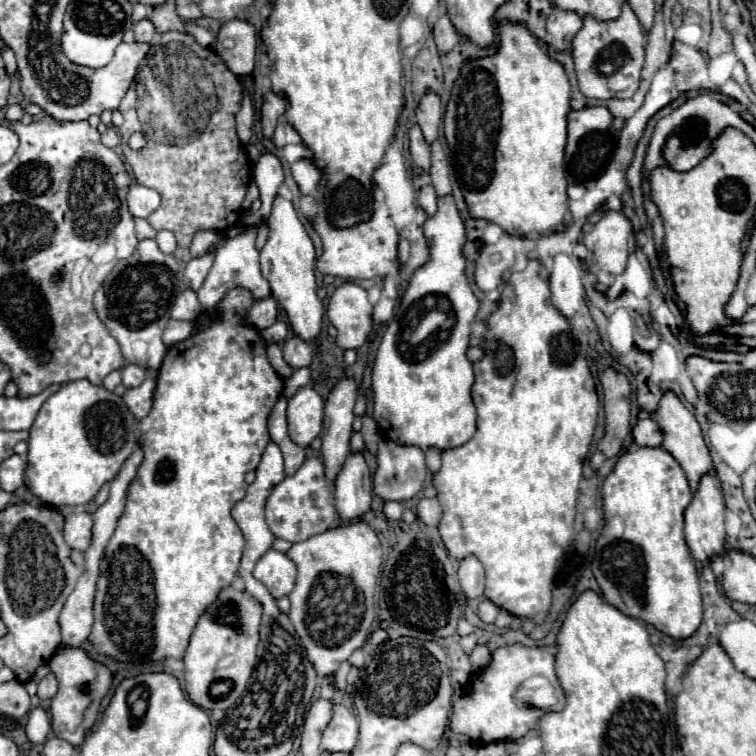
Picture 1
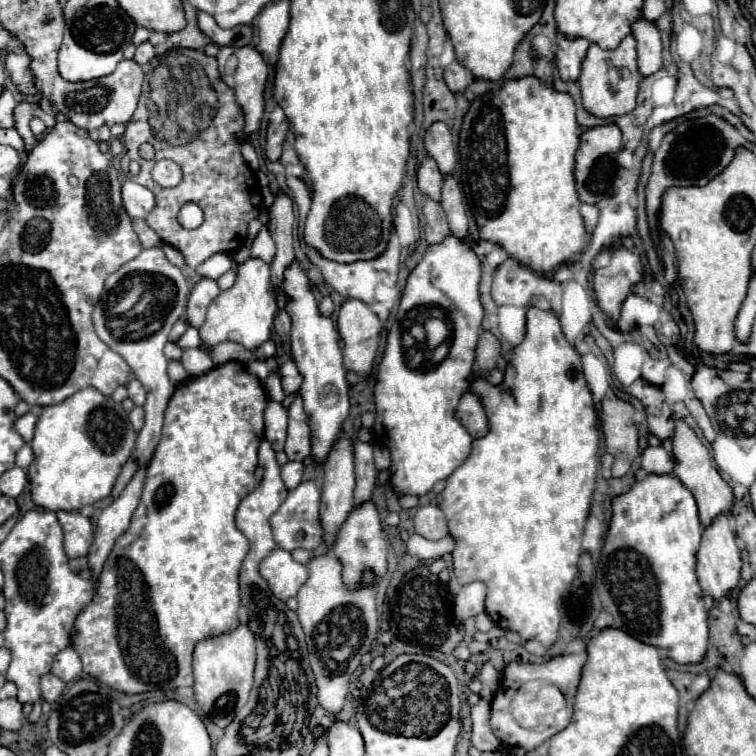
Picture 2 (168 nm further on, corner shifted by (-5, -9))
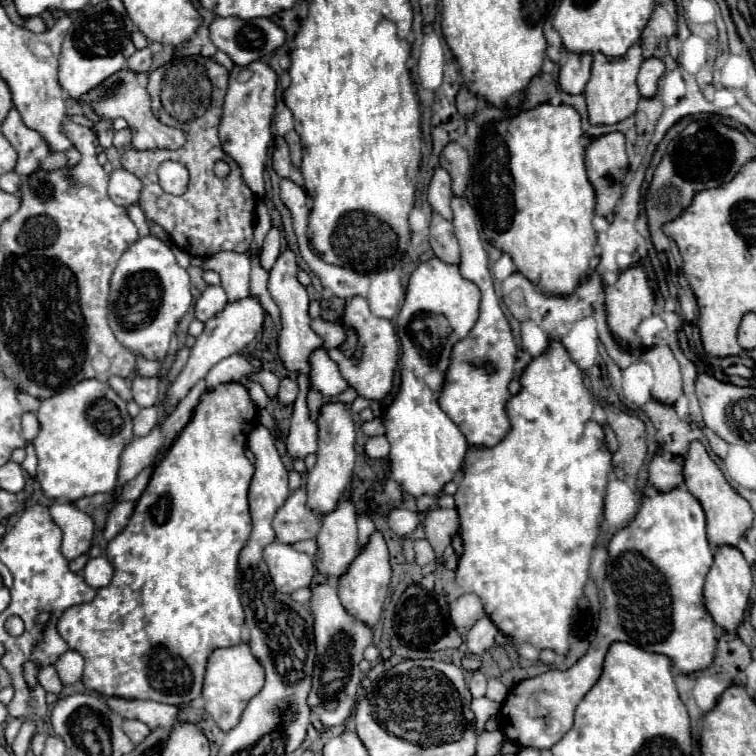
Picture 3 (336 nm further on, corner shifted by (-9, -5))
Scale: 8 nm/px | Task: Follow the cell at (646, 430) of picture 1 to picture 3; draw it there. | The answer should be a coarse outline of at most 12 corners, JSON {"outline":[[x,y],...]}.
{"outline":[[657,453],[649,481],[657,491],[683,485],[683,465]]}

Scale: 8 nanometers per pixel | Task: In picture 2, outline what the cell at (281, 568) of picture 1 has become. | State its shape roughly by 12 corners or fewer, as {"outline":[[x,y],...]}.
{"outline":[[273,549],[259,573],[281,601],[297,595],[307,567]]}

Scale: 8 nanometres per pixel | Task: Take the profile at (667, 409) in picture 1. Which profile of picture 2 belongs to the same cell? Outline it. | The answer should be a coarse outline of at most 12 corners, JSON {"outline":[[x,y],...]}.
{"outline":[[677,421],[673,475],[709,527],[735,497],[695,431]]}

